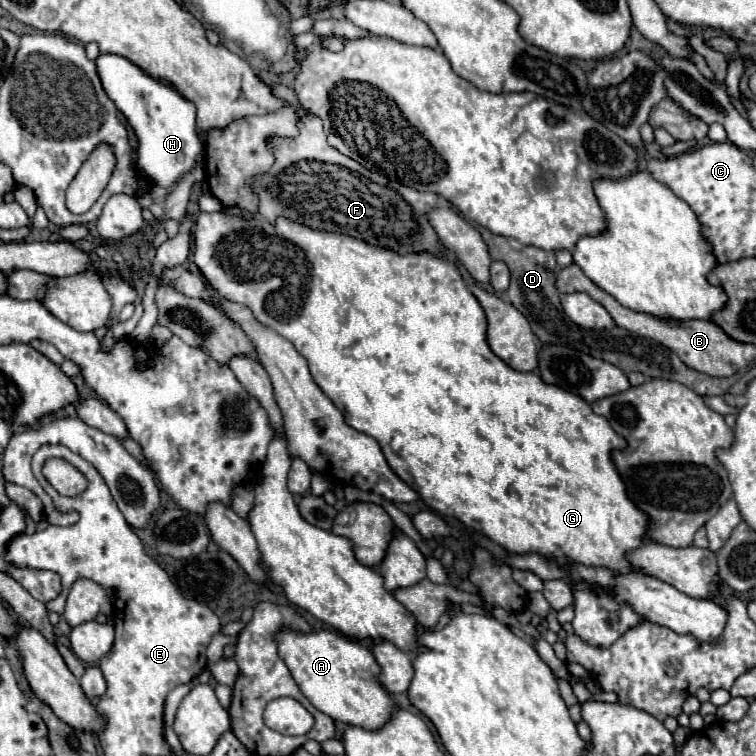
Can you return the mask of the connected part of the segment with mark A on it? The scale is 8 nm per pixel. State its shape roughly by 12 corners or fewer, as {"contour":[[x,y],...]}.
{"contour":[[335,631],[277,635],[315,709],[381,727],[399,707],[369,647]]}

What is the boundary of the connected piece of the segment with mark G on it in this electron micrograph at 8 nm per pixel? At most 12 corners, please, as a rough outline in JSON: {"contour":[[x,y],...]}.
{"contour":[[201,213],[193,261],[431,511],[625,575],[649,519],[457,265]]}

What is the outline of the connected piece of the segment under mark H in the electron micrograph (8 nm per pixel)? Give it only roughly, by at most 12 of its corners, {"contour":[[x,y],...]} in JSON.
{"contour":[[121,55],[97,73],[135,129],[137,167],[171,187],[201,159],[195,107]]}

